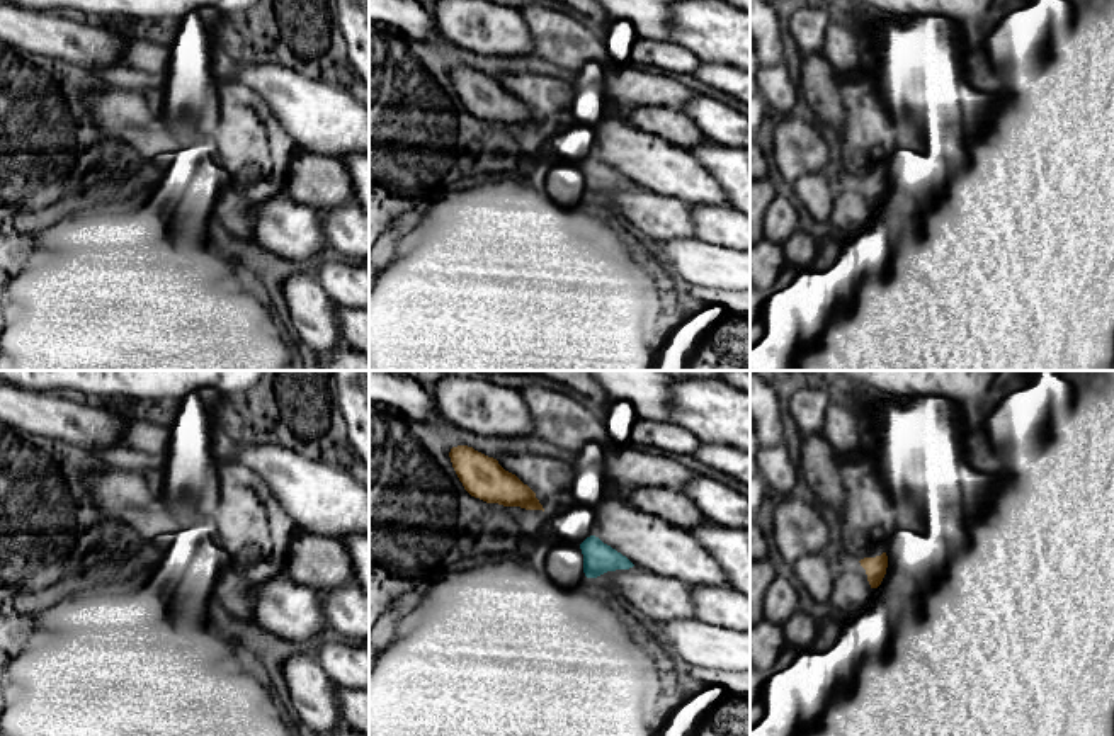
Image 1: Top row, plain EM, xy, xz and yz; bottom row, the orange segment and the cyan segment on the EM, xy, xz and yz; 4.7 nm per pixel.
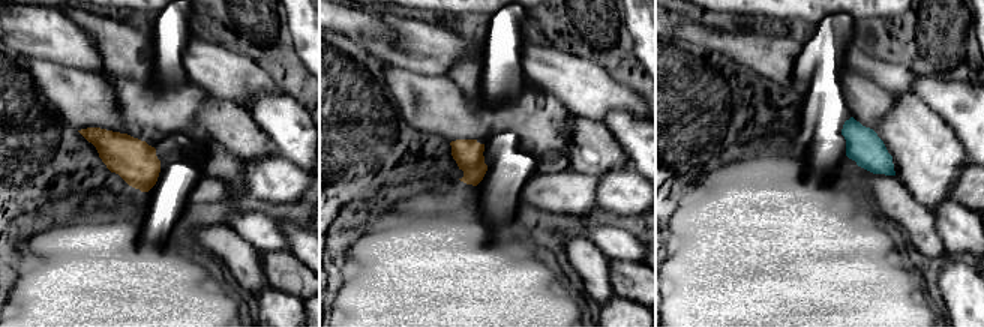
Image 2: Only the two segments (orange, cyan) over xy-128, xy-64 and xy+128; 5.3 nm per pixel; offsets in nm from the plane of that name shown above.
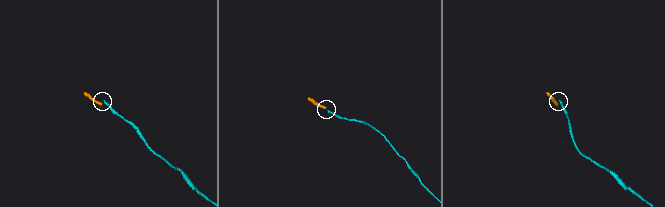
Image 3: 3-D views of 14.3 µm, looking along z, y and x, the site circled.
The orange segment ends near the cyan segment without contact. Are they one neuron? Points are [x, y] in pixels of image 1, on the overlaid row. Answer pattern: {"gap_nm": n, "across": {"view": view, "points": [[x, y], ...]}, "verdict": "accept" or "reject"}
{"gap_nm": 240, "across": {"view": "xz", "points": [[543, 510], [580, 544]]}, "verdict": "reject"}

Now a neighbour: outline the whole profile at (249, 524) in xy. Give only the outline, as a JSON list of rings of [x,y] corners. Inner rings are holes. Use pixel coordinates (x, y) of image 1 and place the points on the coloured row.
[[[221,466],[221,491],[197,518],[213,527],[214,542],[248,583],[286,576],[286,561],[301,527],[252,469]]]

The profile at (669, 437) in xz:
[[[638,418],[629,433],[629,445],[636,449],[653,447],[667,454],[692,456],[694,450],[701,447],[701,440],[675,423]]]

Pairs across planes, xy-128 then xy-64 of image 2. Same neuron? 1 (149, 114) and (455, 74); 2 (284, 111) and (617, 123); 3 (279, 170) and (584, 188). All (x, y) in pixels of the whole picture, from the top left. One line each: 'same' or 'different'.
1: different
2: same
3: different

